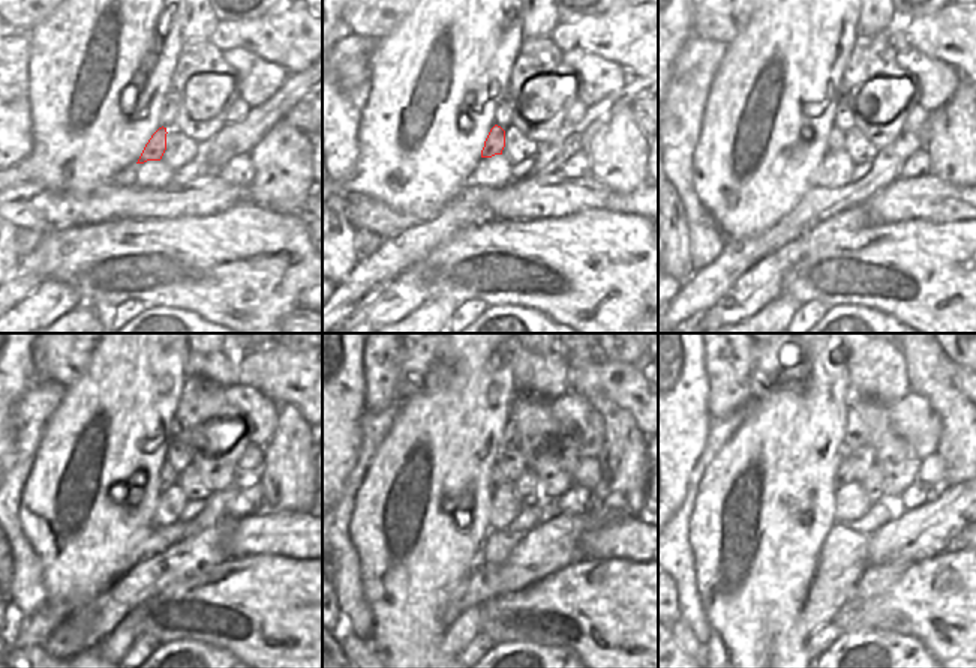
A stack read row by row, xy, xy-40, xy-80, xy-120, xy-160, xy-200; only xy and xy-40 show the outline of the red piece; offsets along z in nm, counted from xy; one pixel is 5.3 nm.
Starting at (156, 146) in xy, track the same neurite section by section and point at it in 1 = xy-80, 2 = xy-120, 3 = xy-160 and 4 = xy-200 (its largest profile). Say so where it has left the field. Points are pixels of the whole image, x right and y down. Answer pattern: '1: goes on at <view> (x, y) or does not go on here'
1: goes on at xy-80 (835, 141)
2: goes on at xy-120 (167, 475)
3: goes on at xy-160 (499, 476)
4: goes on at xy-200 (843, 476)

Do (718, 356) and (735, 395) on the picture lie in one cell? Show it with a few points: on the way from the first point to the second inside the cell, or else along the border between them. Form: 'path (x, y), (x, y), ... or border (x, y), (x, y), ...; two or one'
path (727, 365), (730, 386); one

